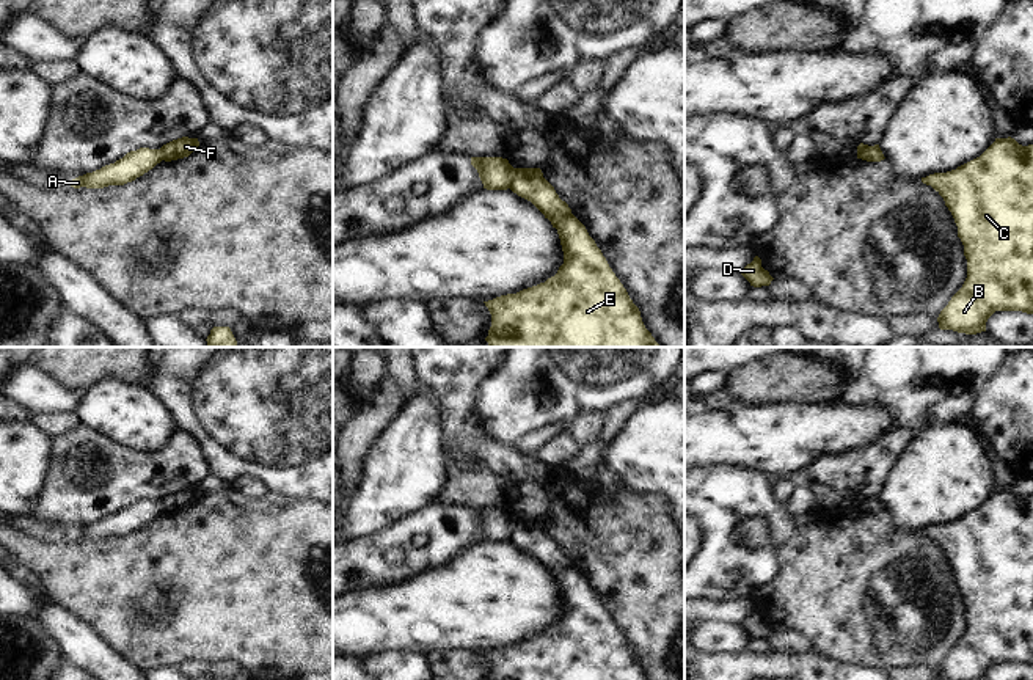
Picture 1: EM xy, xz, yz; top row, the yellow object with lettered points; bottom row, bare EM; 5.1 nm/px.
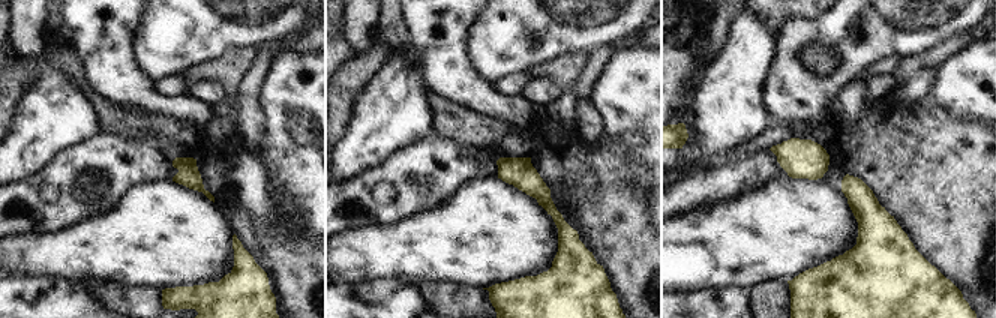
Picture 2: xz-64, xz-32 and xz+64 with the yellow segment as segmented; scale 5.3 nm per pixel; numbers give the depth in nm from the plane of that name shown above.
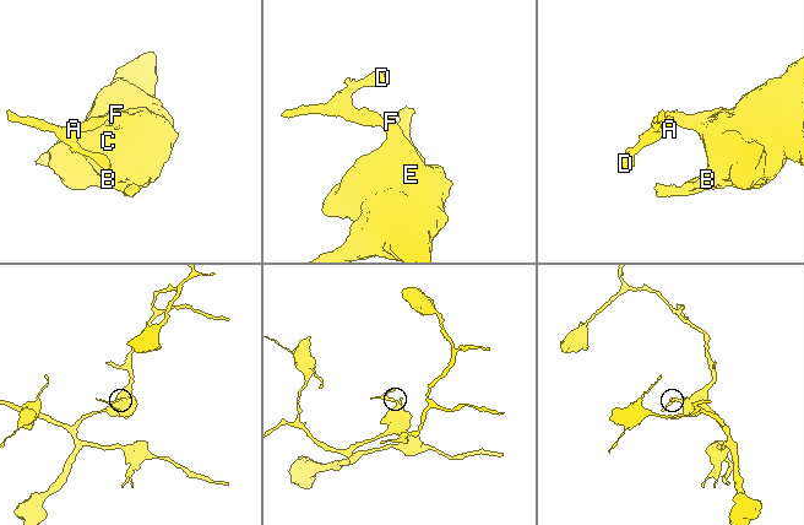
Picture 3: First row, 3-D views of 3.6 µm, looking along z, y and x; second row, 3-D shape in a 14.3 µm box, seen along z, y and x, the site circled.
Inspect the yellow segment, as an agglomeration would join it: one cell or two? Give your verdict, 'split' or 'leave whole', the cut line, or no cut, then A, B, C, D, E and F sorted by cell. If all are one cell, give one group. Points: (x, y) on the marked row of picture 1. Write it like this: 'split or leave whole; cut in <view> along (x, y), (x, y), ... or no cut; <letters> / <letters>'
split; cut in xz along (515, 168), (512, 182), (507, 187); A D / B C E F

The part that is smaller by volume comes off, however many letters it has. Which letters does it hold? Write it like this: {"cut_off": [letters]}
{"cut_off": ["A", "D"]}

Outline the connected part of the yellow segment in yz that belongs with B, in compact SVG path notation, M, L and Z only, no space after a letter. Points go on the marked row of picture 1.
M995 138L980 157L922 182L944 198L967 259L967 278L940 311L939 328L976 335L995 311L1033 314L1033 144Z

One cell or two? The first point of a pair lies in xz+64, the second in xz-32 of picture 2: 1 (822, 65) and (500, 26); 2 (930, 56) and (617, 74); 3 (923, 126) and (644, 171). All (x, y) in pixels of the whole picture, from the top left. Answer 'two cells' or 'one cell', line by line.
1: one cell
2: two cells
3: two cells

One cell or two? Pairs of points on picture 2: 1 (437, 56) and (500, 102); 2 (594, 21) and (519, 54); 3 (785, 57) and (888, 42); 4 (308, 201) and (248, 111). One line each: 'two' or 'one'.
1: one
2: one
3: one
4: two

